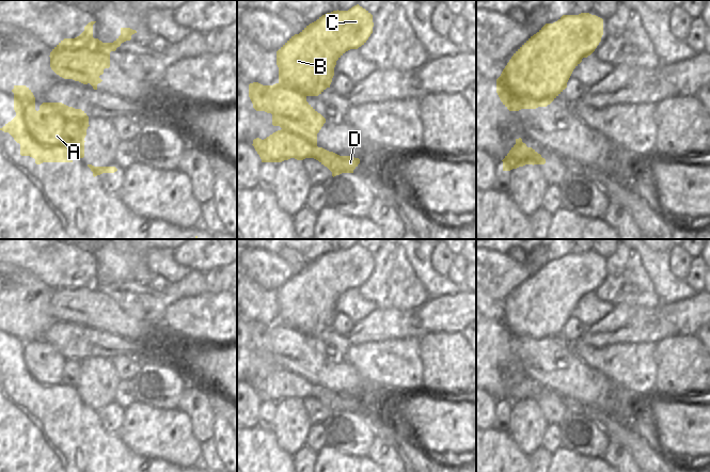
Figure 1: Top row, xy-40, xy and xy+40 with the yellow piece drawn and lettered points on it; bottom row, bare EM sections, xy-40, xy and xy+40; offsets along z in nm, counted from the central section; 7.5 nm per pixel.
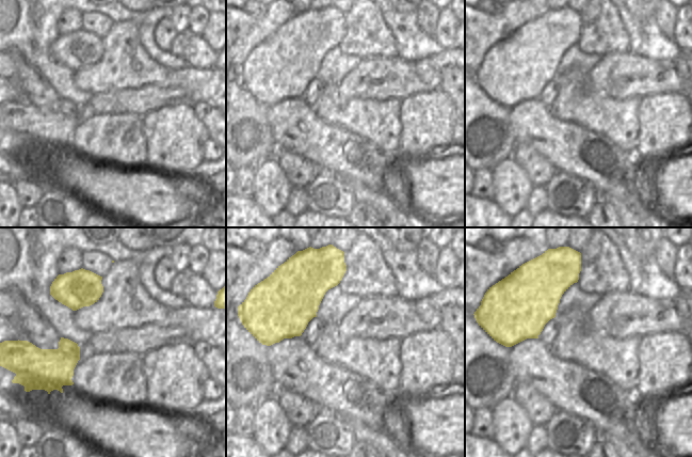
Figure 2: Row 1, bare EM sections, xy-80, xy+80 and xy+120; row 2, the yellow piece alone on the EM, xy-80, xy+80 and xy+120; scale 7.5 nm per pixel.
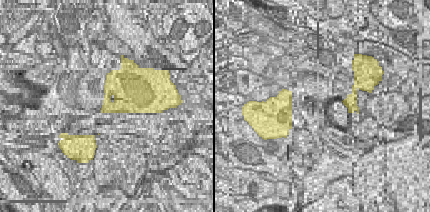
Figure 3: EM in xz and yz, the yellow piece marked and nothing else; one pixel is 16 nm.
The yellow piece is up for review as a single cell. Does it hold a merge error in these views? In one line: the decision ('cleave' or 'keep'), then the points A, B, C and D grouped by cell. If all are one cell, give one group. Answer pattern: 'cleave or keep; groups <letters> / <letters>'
keep; groups A B C D

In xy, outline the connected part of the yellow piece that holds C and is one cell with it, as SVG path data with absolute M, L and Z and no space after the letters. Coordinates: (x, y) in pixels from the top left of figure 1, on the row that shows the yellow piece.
M359 4L348 11L337 10L327 13L306 26L299 34L291 36L277 51L278 83L273 85L263 85L258 82L249 84L249 97L253 108L256 111L271 113L272 125L282 128L264 140L259 138L253 140L252 145L262 162L314 158L327 167L333 177L342 173L353 173L360 163L359 158L340 156L317 146L317 133L326 123L326 119L306 101L306 97L318 96L330 88L336 61L346 51L364 45L373 33L373 27L373 15Z

